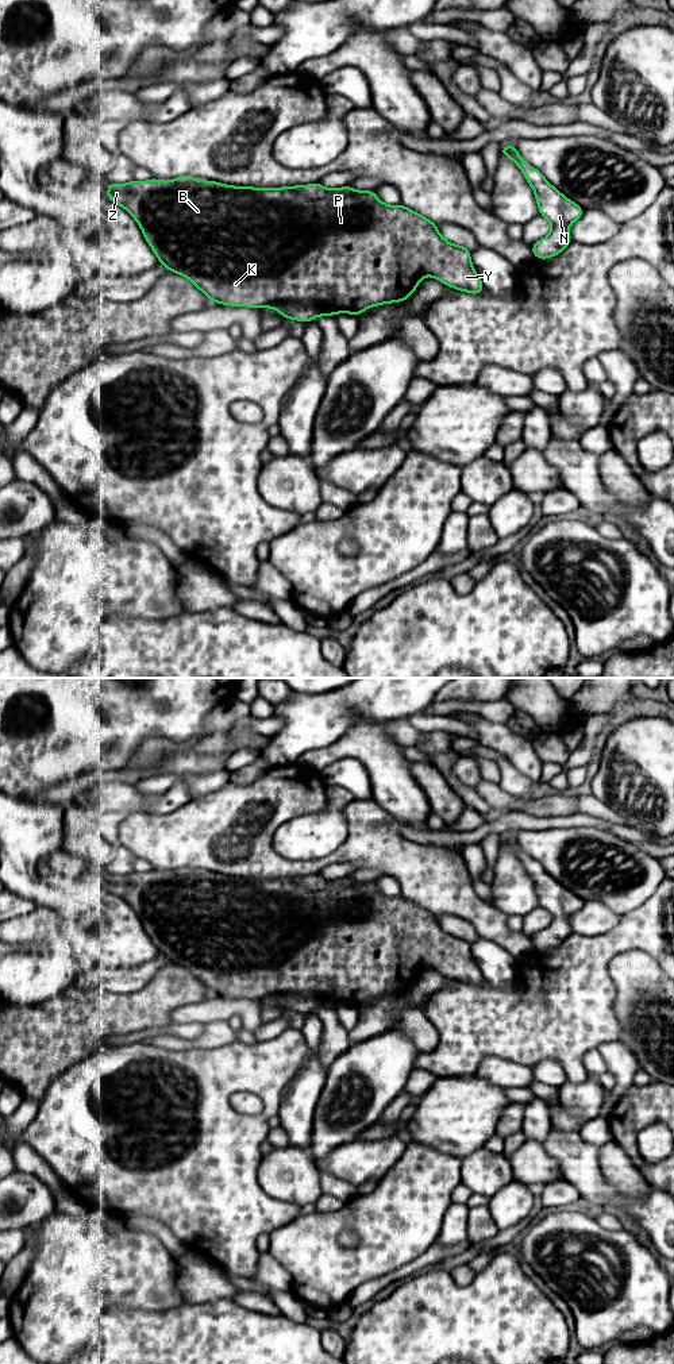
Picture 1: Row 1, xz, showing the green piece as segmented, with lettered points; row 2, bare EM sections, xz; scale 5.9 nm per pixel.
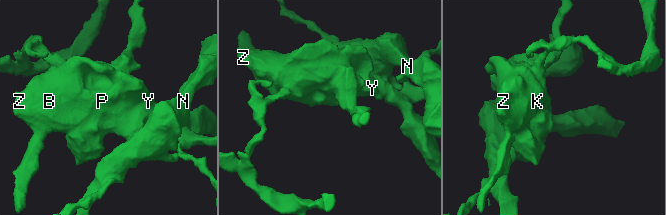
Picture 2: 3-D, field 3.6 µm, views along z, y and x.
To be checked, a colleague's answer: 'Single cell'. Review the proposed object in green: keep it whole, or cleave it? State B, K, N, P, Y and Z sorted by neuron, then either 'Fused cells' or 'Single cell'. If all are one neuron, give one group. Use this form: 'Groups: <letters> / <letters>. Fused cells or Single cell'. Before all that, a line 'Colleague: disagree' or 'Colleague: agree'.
Colleague: disagree
Groups: B K P Y Z / N. Fused cells

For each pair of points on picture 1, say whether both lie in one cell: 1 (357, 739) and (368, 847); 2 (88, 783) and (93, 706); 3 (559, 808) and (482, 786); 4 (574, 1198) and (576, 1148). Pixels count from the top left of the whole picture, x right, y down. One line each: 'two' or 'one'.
1: two
2: two
3: one
4: two

